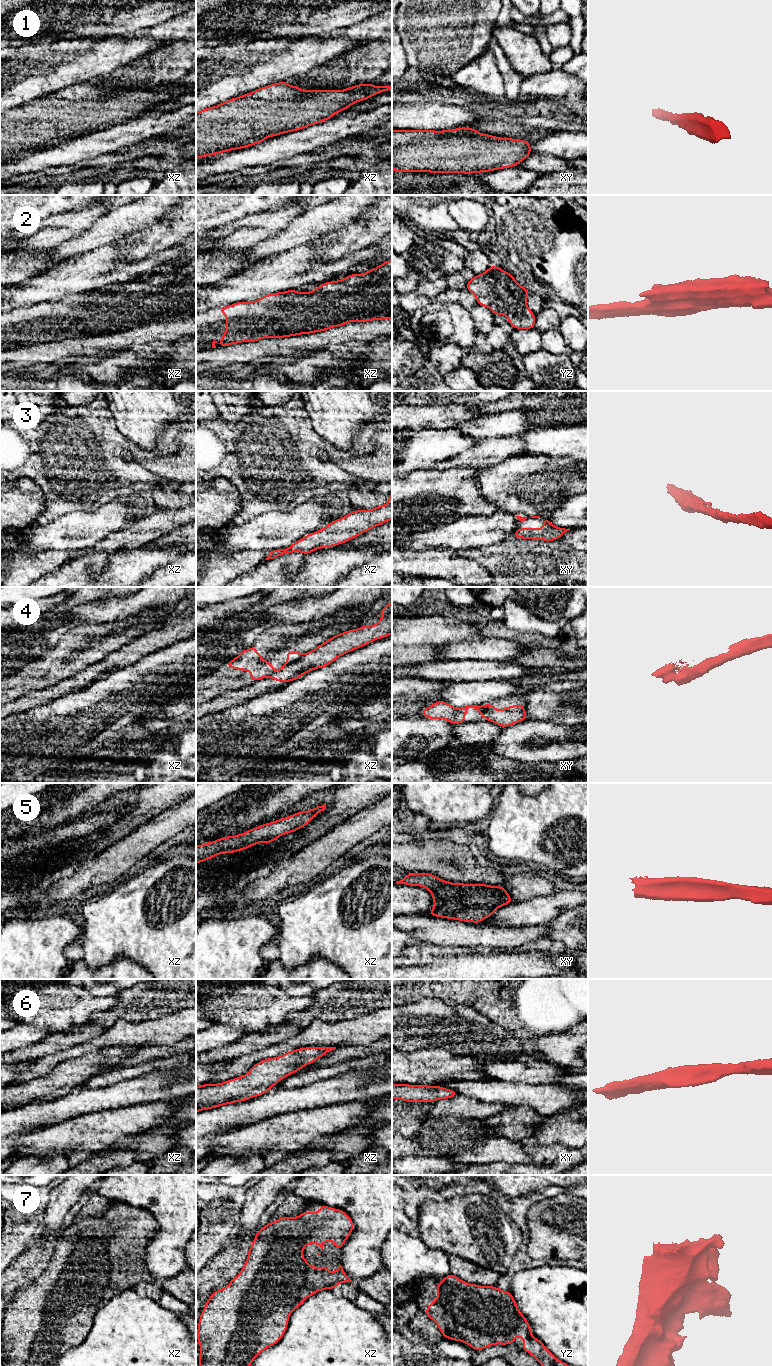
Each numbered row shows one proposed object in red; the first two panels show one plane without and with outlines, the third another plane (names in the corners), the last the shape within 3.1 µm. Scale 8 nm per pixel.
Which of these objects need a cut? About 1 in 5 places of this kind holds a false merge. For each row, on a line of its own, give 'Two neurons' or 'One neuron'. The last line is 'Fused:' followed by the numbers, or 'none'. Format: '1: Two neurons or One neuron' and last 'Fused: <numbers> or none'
1: One neuron
2: One neuron
3: One neuron
4: Two neurons
5: One neuron
6: One neuron
7: One neuron
Fused: 4

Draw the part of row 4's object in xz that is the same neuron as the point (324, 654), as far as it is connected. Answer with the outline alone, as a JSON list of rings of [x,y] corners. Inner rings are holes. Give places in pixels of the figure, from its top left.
[[[392,602],[386,604],[379,613],[382,615],[375,625],[361,626],[329,638],[315,649],[303,654],[297,661],[275,671],[270,678],[279,682],[291,682],[302,675],[328,666],[340,656],[364,647],[377,639],[392,634]]]

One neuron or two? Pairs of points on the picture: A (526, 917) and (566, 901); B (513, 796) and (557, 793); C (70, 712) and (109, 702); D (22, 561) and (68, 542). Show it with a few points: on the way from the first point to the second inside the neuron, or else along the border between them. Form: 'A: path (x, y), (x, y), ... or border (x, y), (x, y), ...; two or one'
A: path (536, 911), (546, 909), (556, 903); one
B: path (524, 802), (546, 802); one
C: path (80, 710), (93, 702), (99, 702); one
D: border (26, 550), (69, 550), (71, 552); two

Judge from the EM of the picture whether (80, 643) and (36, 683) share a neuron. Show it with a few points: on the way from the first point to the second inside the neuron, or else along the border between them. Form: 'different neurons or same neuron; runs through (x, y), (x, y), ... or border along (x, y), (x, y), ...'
same neuron; runs through (70, 655), (71, 662), (50, 681)

